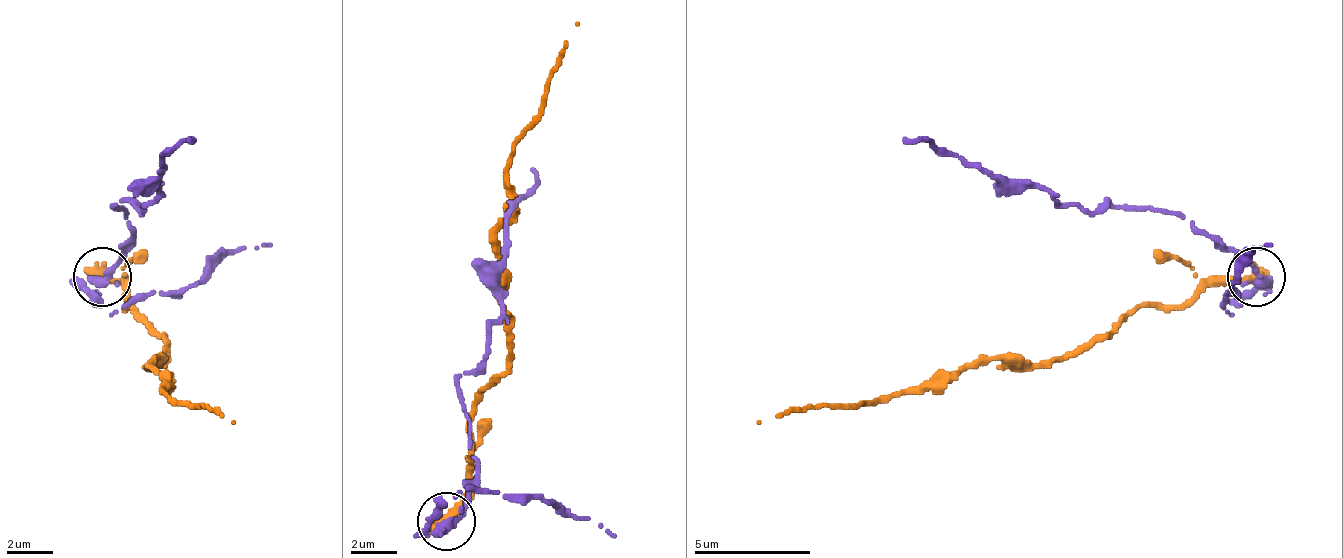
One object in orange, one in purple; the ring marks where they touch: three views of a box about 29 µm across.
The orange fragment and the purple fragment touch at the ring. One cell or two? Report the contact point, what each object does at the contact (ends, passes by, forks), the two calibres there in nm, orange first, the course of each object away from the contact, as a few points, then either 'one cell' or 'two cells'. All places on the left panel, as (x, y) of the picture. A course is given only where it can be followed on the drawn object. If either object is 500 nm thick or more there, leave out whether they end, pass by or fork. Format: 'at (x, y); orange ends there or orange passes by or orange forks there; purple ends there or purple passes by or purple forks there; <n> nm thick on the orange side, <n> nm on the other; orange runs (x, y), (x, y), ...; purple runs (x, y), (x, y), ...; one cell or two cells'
at (102, 277); 550 nm thick on the orange side, 340 nm on the other; orange runs (104, 275), (121, 281), (127, 304), (168, 345), (156, 362), (150, 362), (162, 374), (162, 392), (232, 421); purple runs (104, 275), (121, 258), (133, 234), (127, 211), (115, 205), (144, 211), (156, 188), (162, 159), (191, 136); two cells

